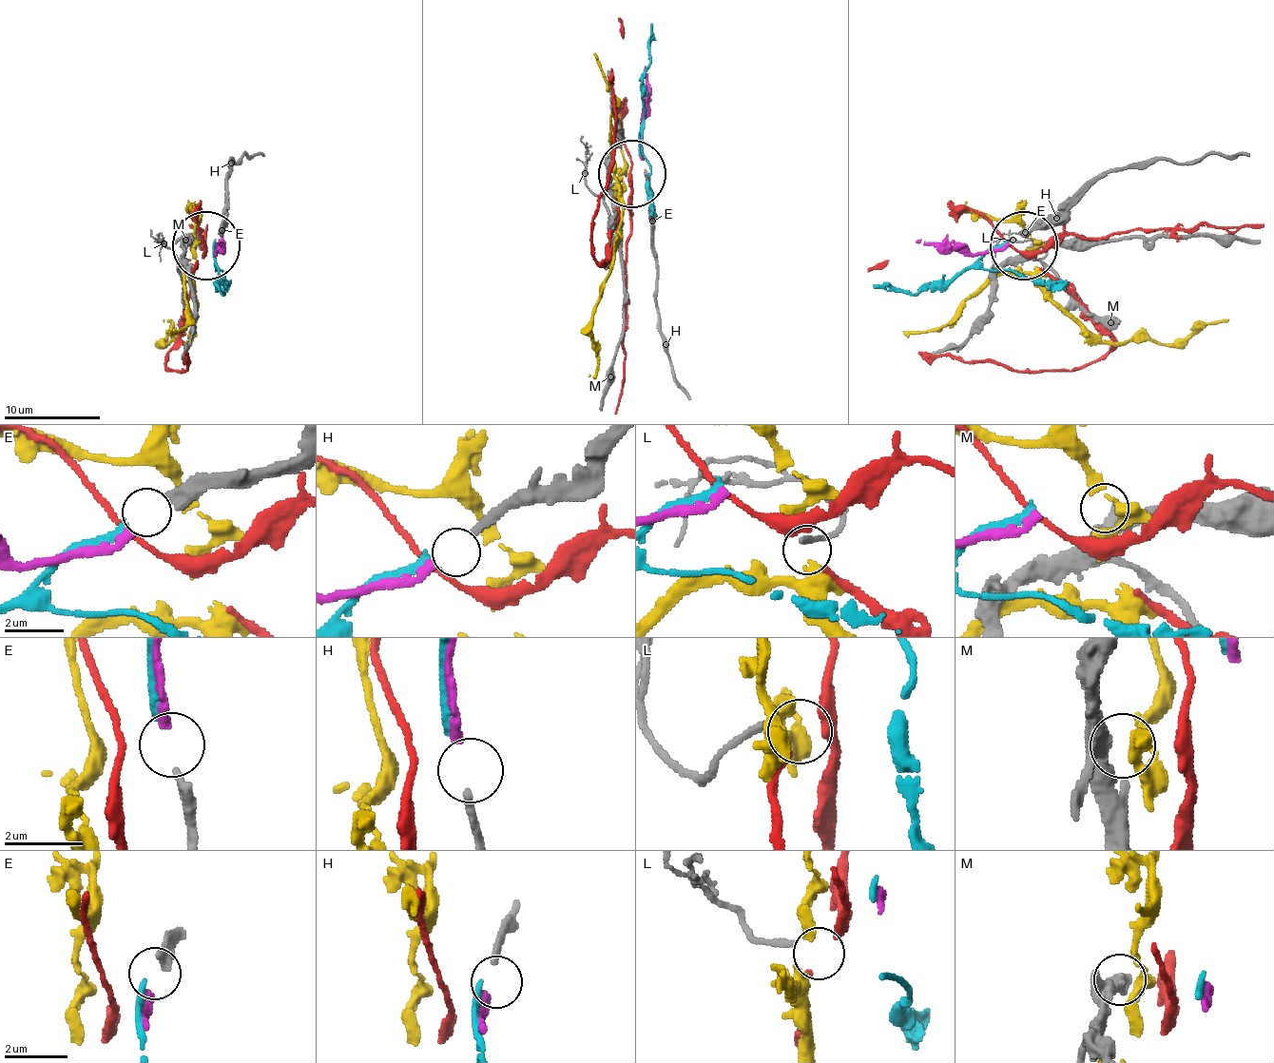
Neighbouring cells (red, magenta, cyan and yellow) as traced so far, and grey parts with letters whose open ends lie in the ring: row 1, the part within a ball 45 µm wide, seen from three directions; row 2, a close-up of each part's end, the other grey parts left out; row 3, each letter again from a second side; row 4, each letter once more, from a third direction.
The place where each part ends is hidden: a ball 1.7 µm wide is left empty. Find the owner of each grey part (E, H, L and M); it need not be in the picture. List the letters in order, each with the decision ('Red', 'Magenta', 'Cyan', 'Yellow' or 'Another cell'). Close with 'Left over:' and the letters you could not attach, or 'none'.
E: Cyan
H: Magenta
L: Another cell
M: Another cell
Left over: L, M

